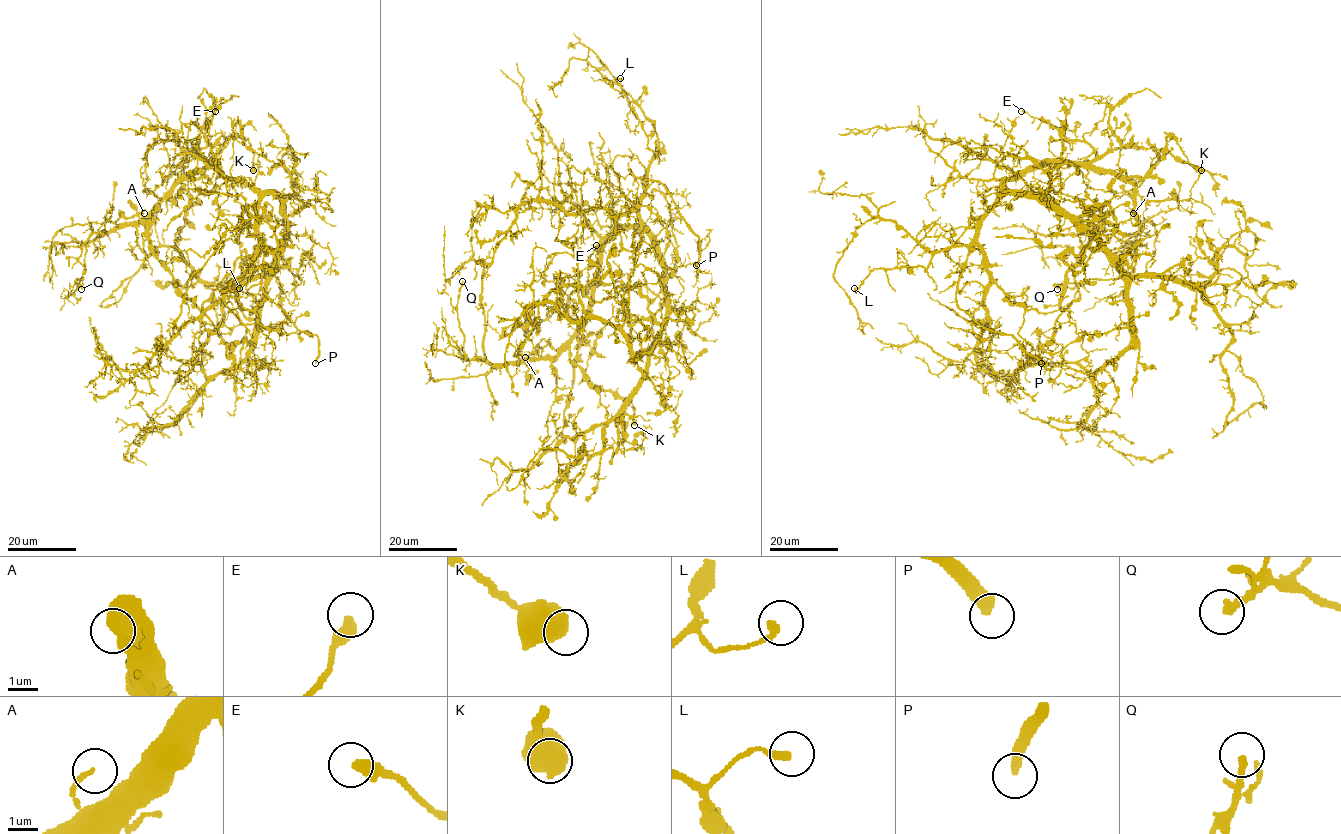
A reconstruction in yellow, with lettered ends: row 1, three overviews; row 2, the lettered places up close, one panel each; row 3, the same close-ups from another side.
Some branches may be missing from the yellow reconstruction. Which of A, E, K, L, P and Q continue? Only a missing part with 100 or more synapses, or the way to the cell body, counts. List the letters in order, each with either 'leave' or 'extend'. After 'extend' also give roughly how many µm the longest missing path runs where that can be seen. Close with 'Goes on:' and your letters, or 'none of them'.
A: leave
E: leave
K: leave
L: leave
P: extend; missing 50 µm
Q: leave
Goes on: P

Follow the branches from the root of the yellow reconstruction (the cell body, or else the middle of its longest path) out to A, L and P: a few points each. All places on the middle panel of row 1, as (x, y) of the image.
A: (653, 241), (641, 230), (620, 228), (604, 246), (592, 311), (572, 341), (556, 358), (525, 357)
L: (653, 241), (640, 220), (639, 197), (656, 154), (647, 146), (647, 136), (626, 95), (610, 84), (620, 78)
P: (653, 241), (640, 220), (646, 180), (665, 187), (698, 236), (696, 265)

